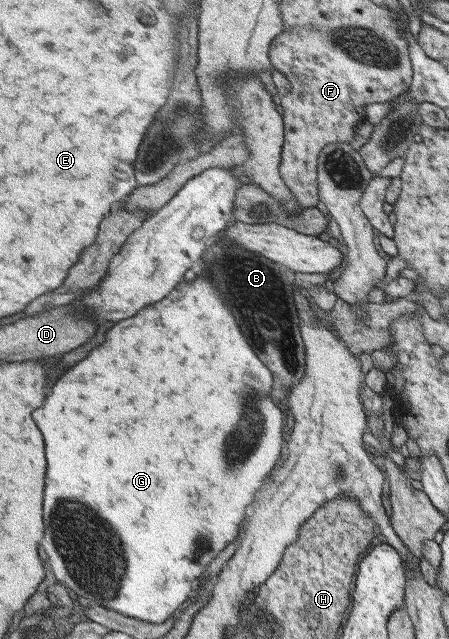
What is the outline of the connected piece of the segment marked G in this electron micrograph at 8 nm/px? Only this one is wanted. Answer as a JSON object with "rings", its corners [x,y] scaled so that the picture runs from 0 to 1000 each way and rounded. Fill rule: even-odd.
{"rings":[[[457,430],[425,443],[403,443],[403,449],[367,465],[367,471],[336,476],[305,493],[261,504],[238,521],[238,534],[216,543],[194,565],[185,562],[163,574],[163,581],[149,581],[149,587],[127,596],[122,612],[105,621],[100,637],[73,646],[100,681],[114,725],[100,750],[100,844],[91,856],[109,869],[105,881],[127,911],[165,925],[187,944],[212,944],[283,966],[336,975],[363,975],[394,955],[410,951],[412,942],[439,923],[465,883],[492,862],[530,845],[532,828],[552,806],[546,800],[550,790],[563,787],[572,770],[588,761],[586,750],[606,742],[604,737],[635,714],[635,681],[646,681],[644,662],[635,662],[635,643],[617,637],[612,624],[599,624],[604,609],[604,581],[568,556],[519,490],[492,471],[488,455]]]}

